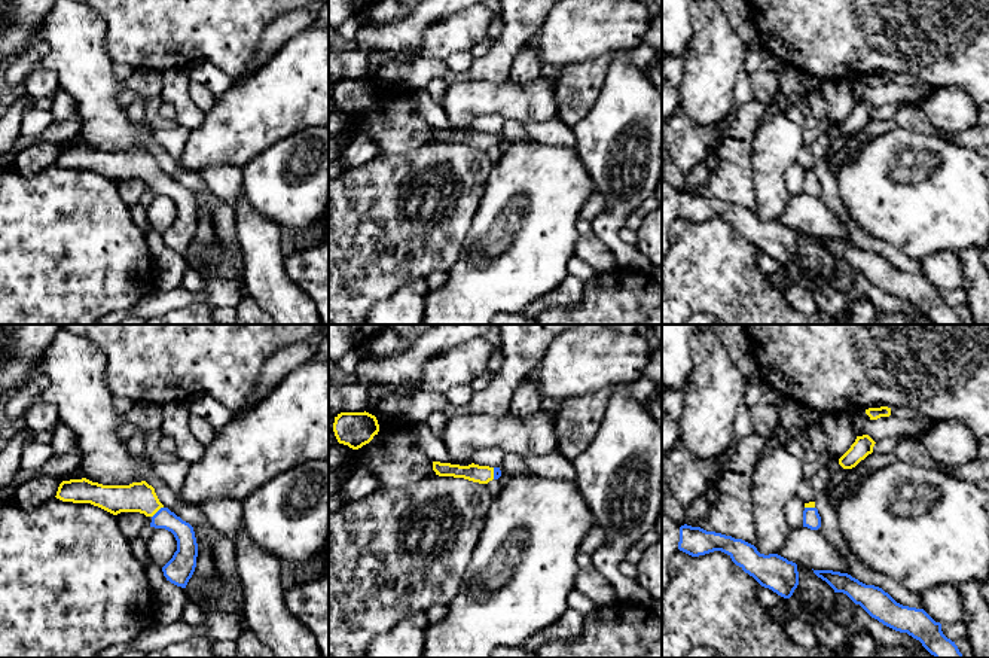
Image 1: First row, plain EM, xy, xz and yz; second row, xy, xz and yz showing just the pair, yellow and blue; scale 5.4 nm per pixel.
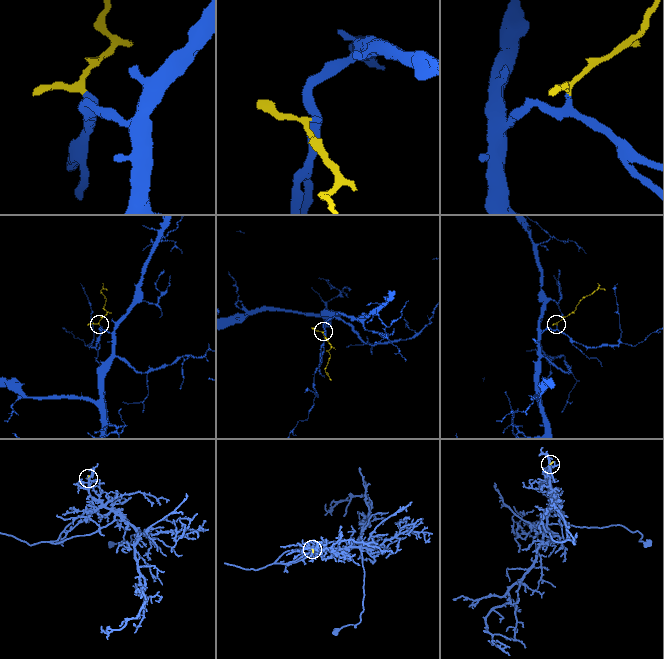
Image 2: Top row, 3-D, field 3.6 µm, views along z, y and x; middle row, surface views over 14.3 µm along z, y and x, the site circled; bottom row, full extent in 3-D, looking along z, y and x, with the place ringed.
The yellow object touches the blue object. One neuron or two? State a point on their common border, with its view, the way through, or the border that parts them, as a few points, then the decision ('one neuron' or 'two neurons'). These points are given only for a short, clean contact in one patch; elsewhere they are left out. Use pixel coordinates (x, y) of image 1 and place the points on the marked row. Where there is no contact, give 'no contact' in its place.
meets yellow in xy at (156, 511); runs through xy (140, 497), (156, 511), (183, 532); one neuron

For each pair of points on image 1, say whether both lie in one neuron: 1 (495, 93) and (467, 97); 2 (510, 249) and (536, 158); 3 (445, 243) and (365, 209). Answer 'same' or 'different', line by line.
1: same
2: same
3: same

